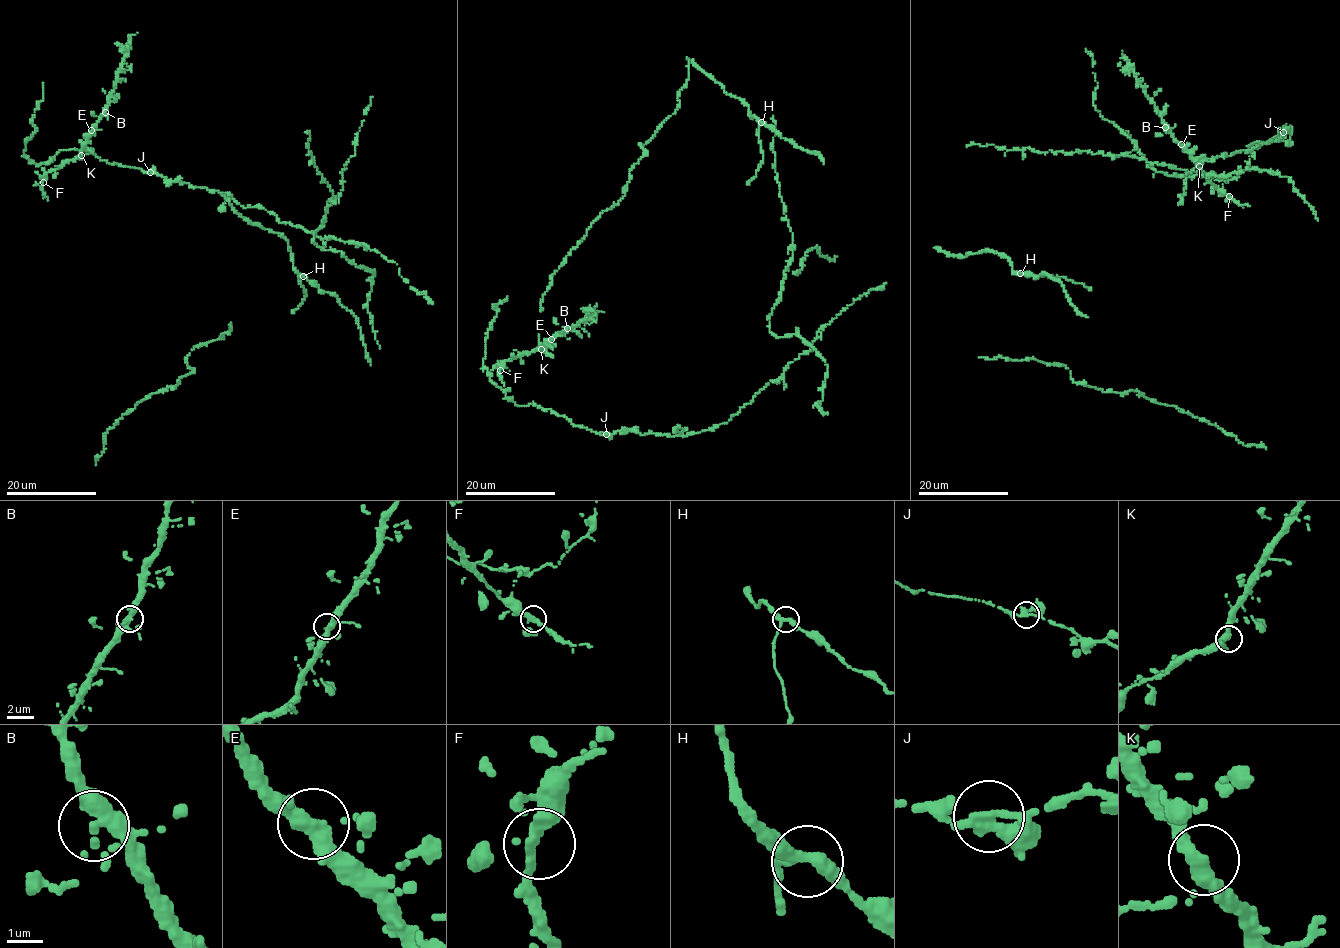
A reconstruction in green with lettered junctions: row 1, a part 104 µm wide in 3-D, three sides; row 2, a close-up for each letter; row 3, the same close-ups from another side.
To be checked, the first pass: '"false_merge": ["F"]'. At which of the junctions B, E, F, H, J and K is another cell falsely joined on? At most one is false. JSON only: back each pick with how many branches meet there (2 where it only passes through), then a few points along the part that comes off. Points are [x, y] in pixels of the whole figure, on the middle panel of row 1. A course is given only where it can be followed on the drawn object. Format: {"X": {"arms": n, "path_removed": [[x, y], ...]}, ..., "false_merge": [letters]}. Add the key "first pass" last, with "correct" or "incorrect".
{"false_merge": [], "first pass": "incorrect"}

